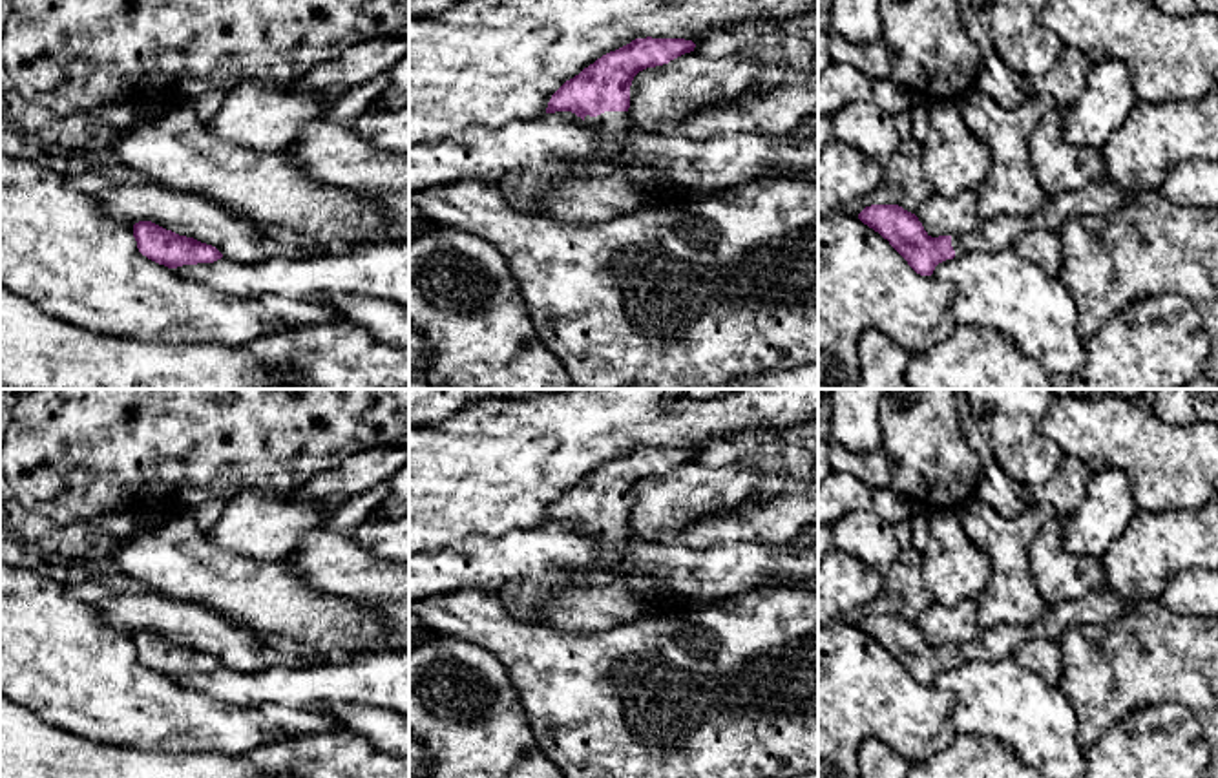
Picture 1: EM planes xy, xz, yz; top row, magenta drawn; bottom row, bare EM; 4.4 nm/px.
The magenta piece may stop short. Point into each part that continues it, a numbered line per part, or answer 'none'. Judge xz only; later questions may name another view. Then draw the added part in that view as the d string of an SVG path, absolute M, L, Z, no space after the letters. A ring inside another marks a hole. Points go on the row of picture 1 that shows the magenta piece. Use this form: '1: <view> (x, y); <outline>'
1: xz (610, 126); M604 111L597 117L584 117L584 122L599 135L599 153L603 157L615 155L623 150L626 142L628 121L628 111Z

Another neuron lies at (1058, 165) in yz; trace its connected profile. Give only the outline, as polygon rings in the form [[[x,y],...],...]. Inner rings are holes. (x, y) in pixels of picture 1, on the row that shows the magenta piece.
[[[1065,108],[1050,110],[1030,133],[1030,163],[1046,195],[1077,190],[1107,175],[1101,150],[1068,144],[1063,135]]]

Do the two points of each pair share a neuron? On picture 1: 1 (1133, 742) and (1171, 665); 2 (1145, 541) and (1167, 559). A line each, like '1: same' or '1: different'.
1: different
2: same

